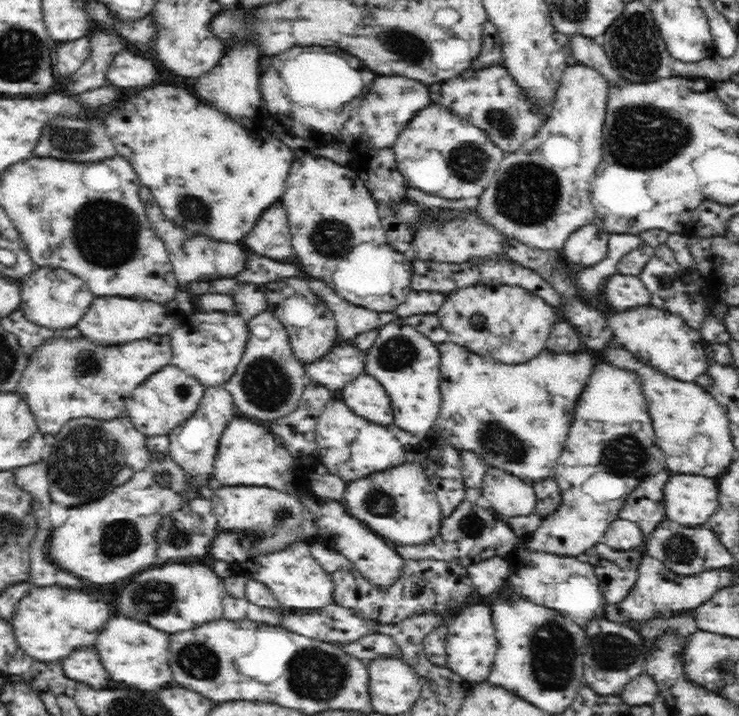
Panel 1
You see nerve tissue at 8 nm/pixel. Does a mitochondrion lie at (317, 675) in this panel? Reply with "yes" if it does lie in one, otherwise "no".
yes

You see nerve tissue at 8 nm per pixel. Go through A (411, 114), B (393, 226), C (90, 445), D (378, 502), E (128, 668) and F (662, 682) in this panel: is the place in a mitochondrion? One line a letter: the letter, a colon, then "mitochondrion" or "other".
A: other
B: other
C: mitochondrion
D: mitochondrion
E: other
F: other

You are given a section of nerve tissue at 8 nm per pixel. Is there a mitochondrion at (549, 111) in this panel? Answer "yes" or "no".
no

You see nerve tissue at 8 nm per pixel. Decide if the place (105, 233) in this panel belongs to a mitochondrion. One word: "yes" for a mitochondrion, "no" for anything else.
yes

